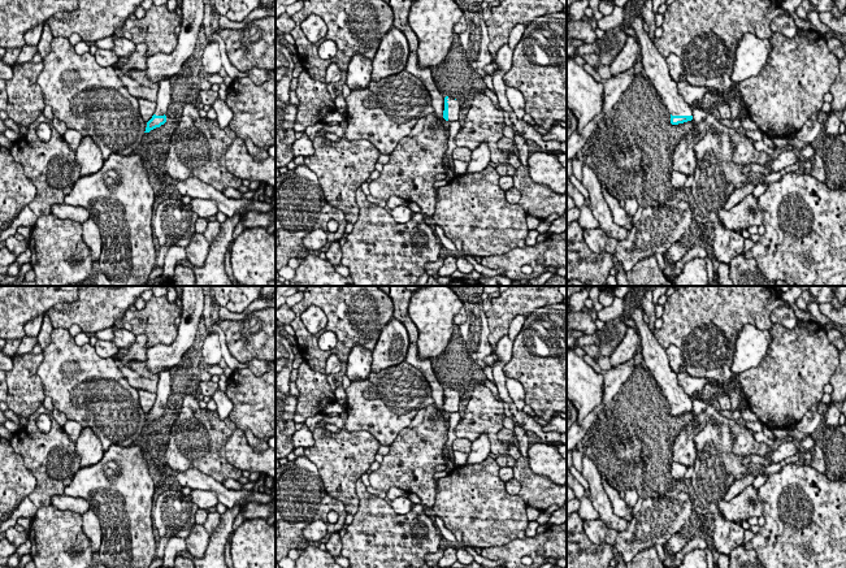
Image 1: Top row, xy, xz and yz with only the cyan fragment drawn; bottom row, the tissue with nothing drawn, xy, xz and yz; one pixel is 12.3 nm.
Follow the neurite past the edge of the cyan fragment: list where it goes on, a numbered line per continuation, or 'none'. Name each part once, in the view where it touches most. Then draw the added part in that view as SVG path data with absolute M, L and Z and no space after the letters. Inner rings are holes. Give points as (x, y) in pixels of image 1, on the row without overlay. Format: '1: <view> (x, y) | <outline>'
1: xz (454, 397) | M448 387L448 413L459 412L460 409L460 394L457 390Z

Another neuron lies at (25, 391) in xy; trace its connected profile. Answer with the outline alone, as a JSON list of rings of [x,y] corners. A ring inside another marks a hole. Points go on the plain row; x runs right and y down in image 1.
[[[35,344],[31,352],[12,356],[13,368],[6,372],[6,406],[19,417],[29,417],[44,402],[42,380],[38,368],[43,363],[43,348]]]

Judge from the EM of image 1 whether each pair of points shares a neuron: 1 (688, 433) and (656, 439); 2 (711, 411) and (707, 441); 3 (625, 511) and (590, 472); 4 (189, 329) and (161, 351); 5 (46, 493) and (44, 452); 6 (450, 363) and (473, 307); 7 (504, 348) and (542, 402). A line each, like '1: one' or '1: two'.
1: one
2: two
3: two
4: one
5: one
6: one
7: two

